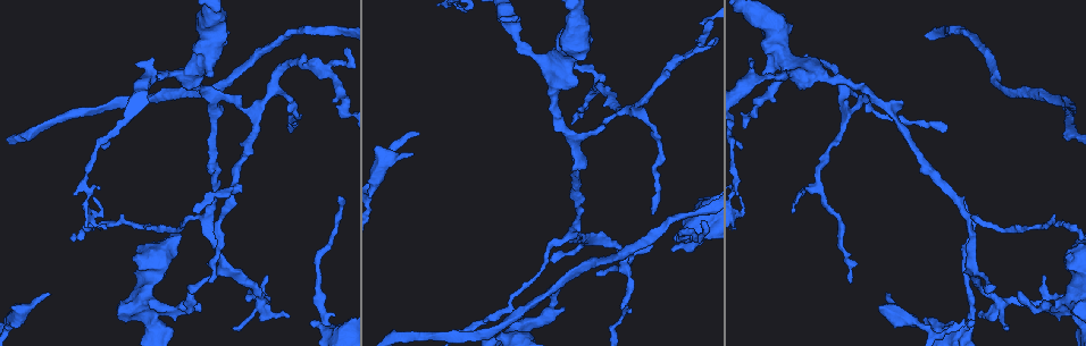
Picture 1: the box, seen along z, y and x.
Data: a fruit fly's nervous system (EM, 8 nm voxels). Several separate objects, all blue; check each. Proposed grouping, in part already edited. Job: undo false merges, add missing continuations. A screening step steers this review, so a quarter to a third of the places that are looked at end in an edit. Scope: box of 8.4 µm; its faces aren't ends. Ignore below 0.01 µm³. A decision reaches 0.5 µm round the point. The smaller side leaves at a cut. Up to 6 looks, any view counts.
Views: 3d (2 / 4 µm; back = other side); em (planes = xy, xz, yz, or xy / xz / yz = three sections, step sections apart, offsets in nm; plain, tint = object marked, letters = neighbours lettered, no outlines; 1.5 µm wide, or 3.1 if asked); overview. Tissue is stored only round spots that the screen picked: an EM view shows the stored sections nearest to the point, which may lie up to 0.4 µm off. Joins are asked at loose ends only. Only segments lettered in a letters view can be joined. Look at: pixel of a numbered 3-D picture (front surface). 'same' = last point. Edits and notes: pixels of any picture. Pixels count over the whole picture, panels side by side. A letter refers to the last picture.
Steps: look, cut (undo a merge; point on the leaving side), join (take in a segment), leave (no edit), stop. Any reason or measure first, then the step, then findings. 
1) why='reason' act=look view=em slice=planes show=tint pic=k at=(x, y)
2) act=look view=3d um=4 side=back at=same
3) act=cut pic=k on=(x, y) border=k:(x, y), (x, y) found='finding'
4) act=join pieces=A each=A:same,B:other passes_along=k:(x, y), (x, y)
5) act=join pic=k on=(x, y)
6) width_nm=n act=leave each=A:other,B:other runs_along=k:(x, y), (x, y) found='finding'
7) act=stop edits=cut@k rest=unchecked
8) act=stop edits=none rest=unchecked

why='thin end' act=look view=3d um=4 pic=1 at=(288, 128)

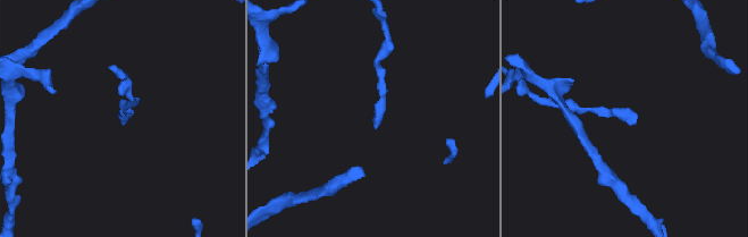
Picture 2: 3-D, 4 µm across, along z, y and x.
why='need the tissue' act=look view=em slice=planes show=plain pic=2 at=(636, 116)

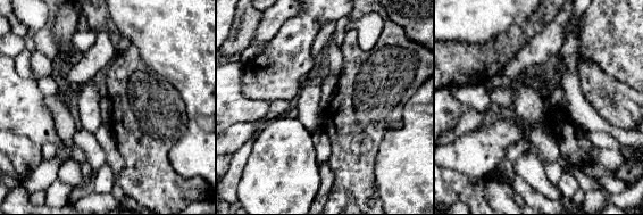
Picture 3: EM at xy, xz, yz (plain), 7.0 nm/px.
act=look view=em slice=planes show=letters at=same

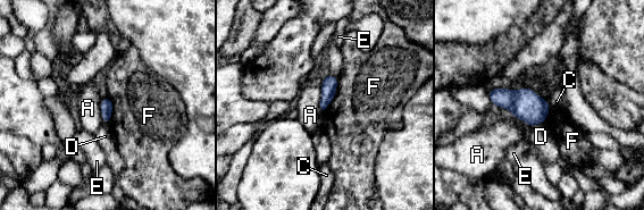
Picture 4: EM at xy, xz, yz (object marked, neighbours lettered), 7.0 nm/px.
act=leave each=A:other,C:other,D:other,E:other,F:other found='no lettered segment goes on from it'

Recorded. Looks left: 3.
act=look view=3d um=2 side=back pic=1 at=(266, 277)

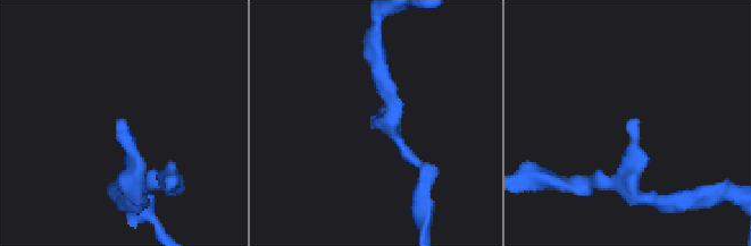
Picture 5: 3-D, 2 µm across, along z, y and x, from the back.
act=look view=em slice=planes show=letters pic=5 at=(119, 118)

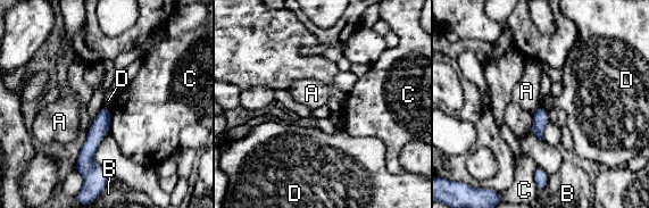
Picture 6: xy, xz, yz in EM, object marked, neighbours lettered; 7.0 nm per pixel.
longest_contact=C:180nm act=leave each=A:other,B:other,C:other,D:other border=6:(105, 106), (108, 108) found='no lettered segment goes on from it'

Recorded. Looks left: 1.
act=stop edits=none rest=unchecked

